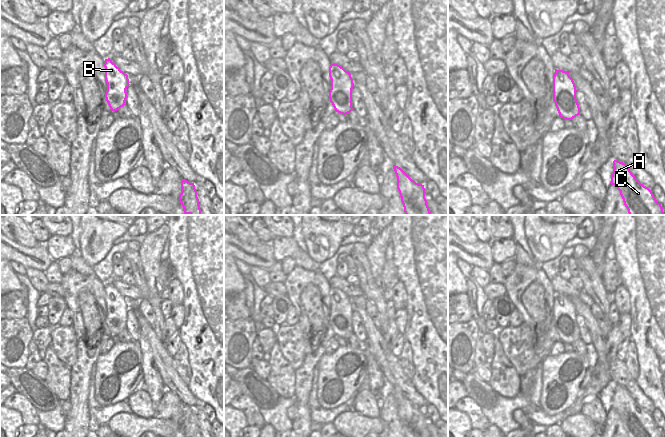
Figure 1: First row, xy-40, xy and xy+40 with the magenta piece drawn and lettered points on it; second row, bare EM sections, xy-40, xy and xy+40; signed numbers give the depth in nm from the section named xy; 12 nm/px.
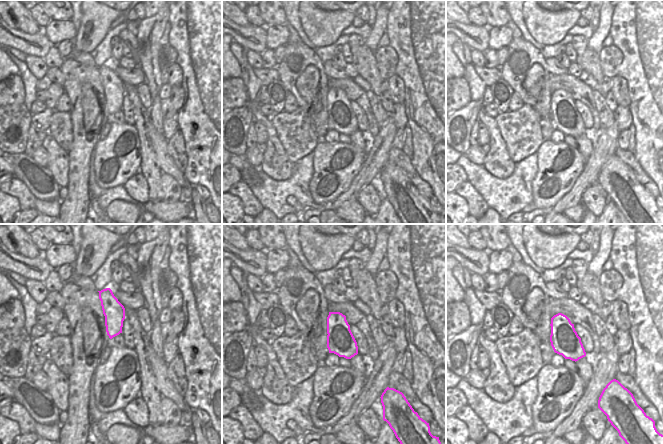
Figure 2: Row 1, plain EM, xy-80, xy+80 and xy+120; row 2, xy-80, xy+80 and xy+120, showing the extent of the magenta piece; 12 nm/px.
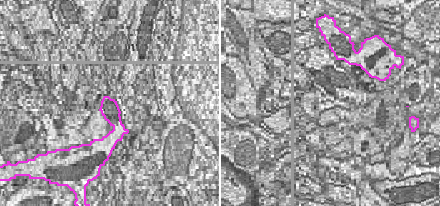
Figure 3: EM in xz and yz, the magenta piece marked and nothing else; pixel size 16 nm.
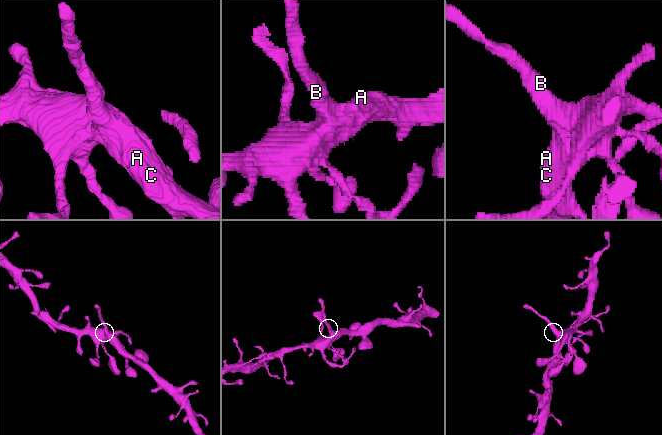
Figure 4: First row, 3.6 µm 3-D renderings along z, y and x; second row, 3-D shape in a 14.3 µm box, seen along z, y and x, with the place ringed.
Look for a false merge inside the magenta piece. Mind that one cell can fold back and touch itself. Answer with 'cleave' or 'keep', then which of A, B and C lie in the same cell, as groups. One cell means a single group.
cleave; A C / B

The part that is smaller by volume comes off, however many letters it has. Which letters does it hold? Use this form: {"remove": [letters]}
{"remove": ["B"]}

